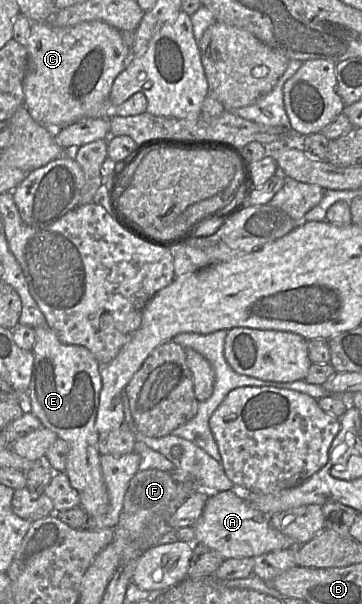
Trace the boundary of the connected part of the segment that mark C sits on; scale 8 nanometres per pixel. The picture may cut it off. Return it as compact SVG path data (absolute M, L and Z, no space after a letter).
M99 20L67 27L31 22L25 48L27 67L22 81L23 105L35 122L54 131L83 118L91 118L91 114L109 98L114 79L130 59L121 31Z

